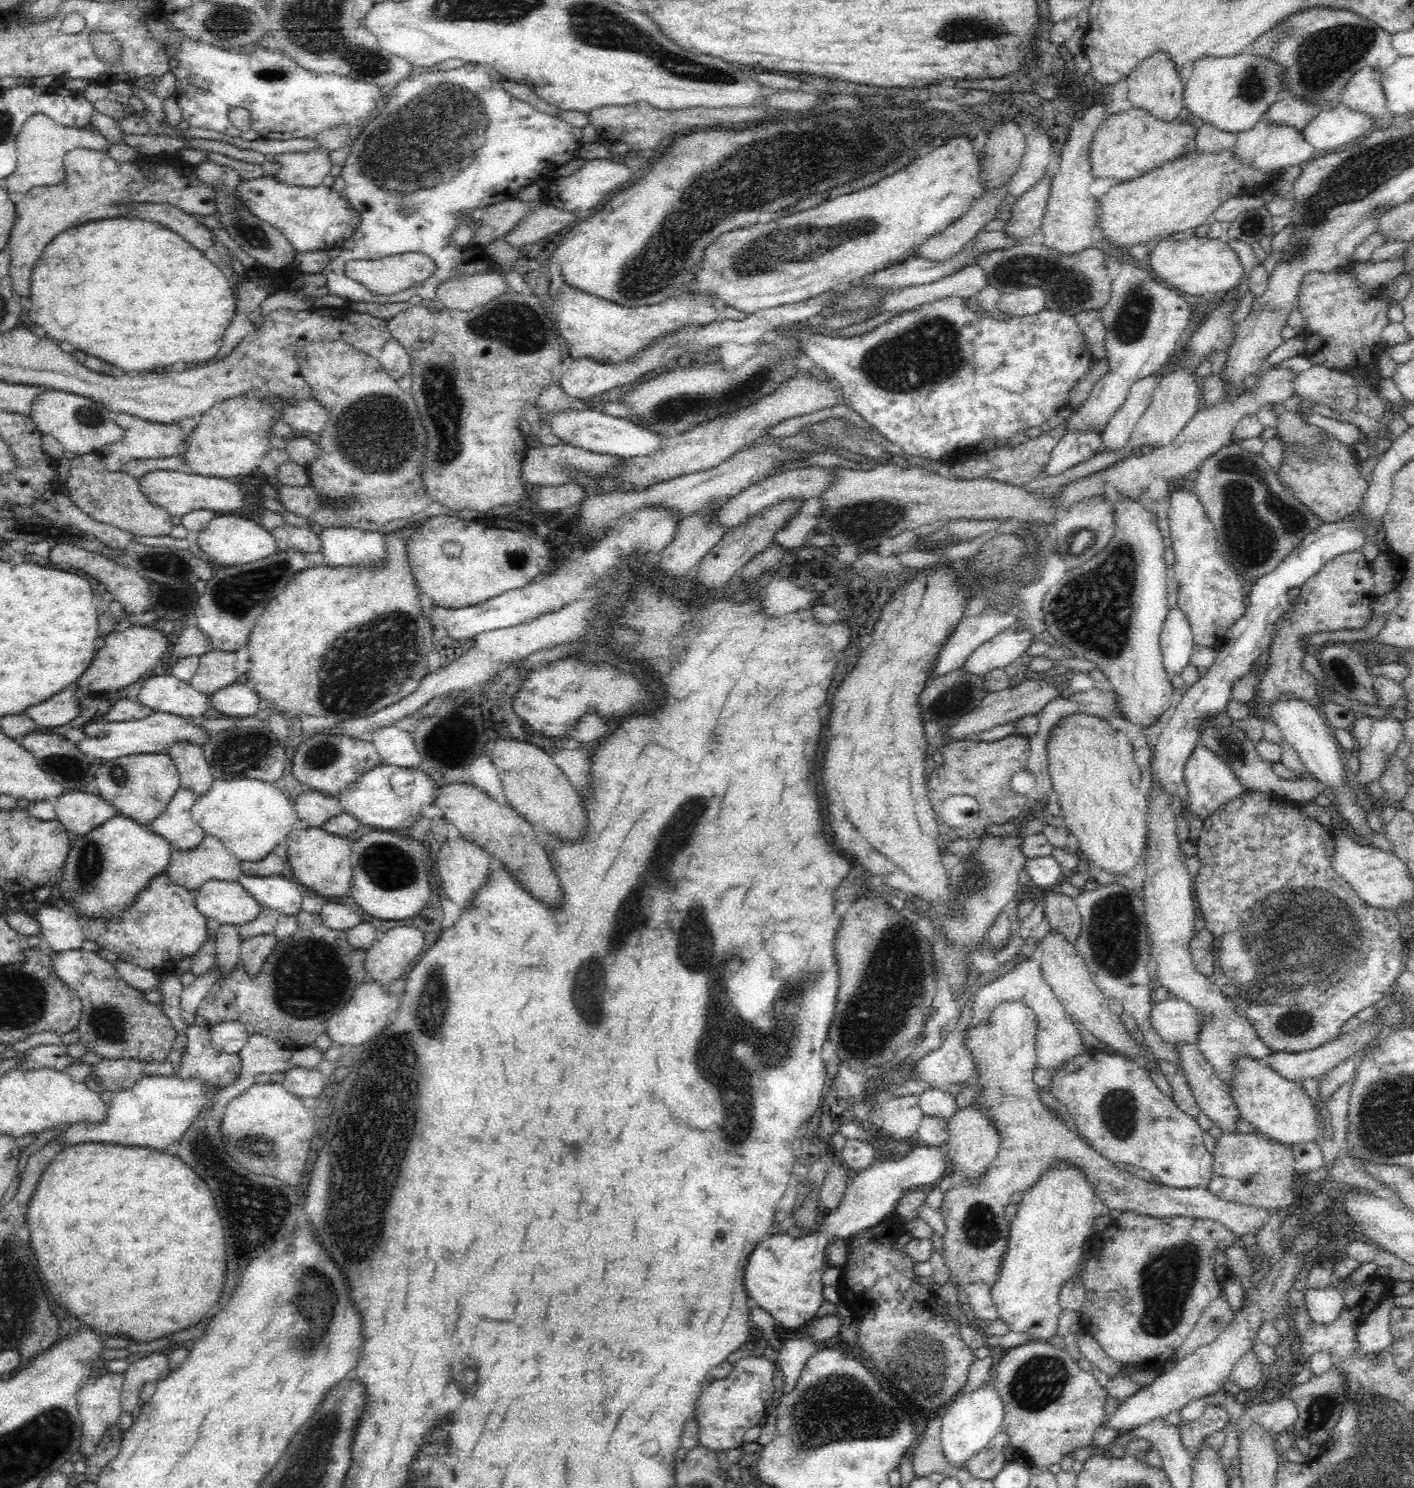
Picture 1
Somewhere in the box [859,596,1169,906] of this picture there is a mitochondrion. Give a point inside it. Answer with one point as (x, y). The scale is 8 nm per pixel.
(974, 873)

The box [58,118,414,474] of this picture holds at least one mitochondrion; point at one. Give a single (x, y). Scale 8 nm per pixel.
(250, 231)

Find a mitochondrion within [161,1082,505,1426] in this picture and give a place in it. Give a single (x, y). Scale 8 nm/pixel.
(252, 1218)

